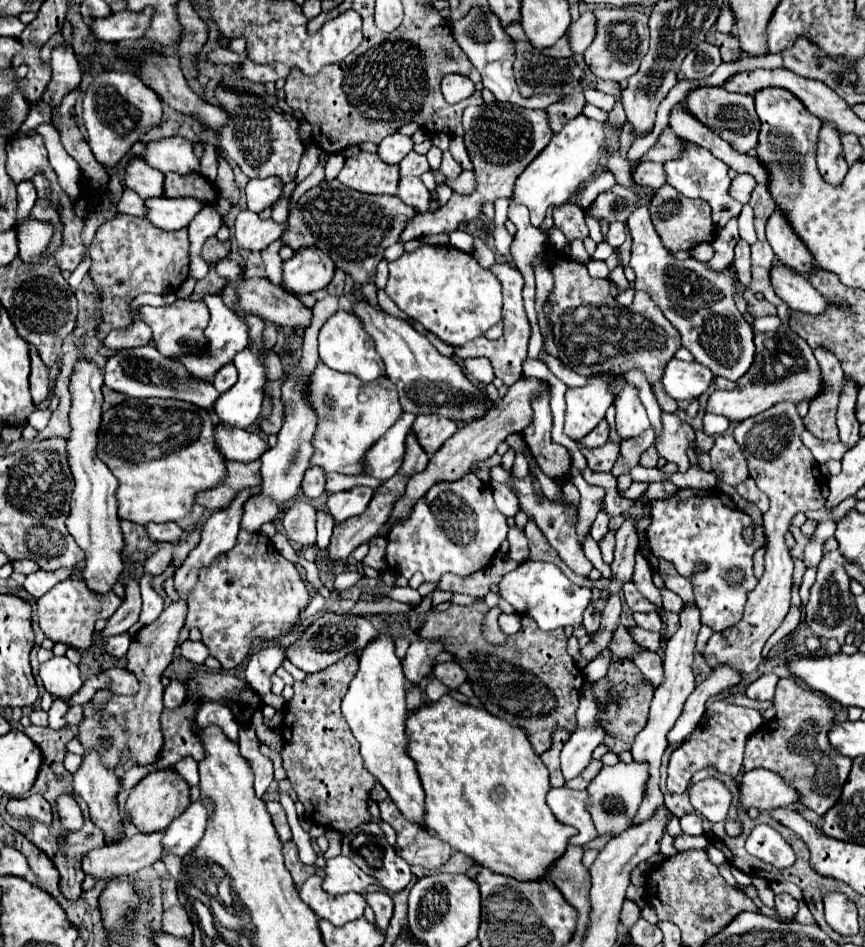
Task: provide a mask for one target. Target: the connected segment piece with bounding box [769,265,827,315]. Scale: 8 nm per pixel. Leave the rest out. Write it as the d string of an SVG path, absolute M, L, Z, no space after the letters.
M773 265L769 269L769 277L775 293L787 303L790 309L797 309L811 315L817 315L825 309L827 299L823 299L803 275L791 271L789 267Z

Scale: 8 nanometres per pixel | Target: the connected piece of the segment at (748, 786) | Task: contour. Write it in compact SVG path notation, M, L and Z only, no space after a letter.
M769 769L745 771L739 783L739 807L745 811L751 807L757 807L759 811L787 807L797 799L797 791L791 791L791 787Z

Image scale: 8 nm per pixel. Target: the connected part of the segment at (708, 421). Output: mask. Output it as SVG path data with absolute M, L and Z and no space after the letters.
M705 415L703 417L703 431L707 435L715 435L715 433L719 435L719 431L725 431L729 425L731 425L731 421L727 421L721 415Z

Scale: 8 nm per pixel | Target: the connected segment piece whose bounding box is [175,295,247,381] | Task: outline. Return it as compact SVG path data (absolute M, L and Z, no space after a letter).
M207 295L205 303L211 311L211 321L207 325L207 351L203 351L203 355L181 355L181 359L175 359L177 363L183 363L183 367L187 367L187 371L191 371L191 375L195 375L195 379L207 379L211 381L213 375L227 363L233 363L233 355L237 355L239 351L243 351L243 347L247 347L247 325L225 307L225 303L217 297L217 295Z

